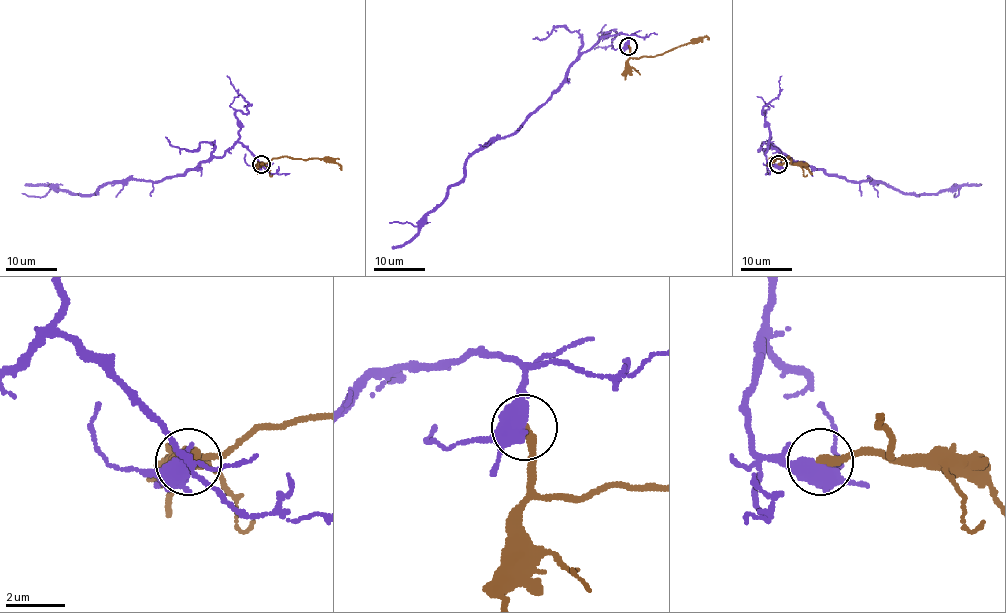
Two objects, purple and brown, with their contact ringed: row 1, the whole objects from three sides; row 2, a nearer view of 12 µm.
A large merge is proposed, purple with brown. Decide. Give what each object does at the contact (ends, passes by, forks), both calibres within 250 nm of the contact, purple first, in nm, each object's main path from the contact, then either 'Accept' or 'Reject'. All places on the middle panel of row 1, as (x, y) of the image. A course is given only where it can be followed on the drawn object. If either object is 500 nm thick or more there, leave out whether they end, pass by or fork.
At the ring purple forks. At the ring brown ends. Thickness 440 nm (purple) against 260 nm. Course of purple: (628, 46), (627, 35), (609, 35), (586, 50), (514, 132), (467, 159), (426, 222), (392, 248). Course of brown: (628, 46), (632, 58), (655, 56), (704, 37), (709, 38). Reject

